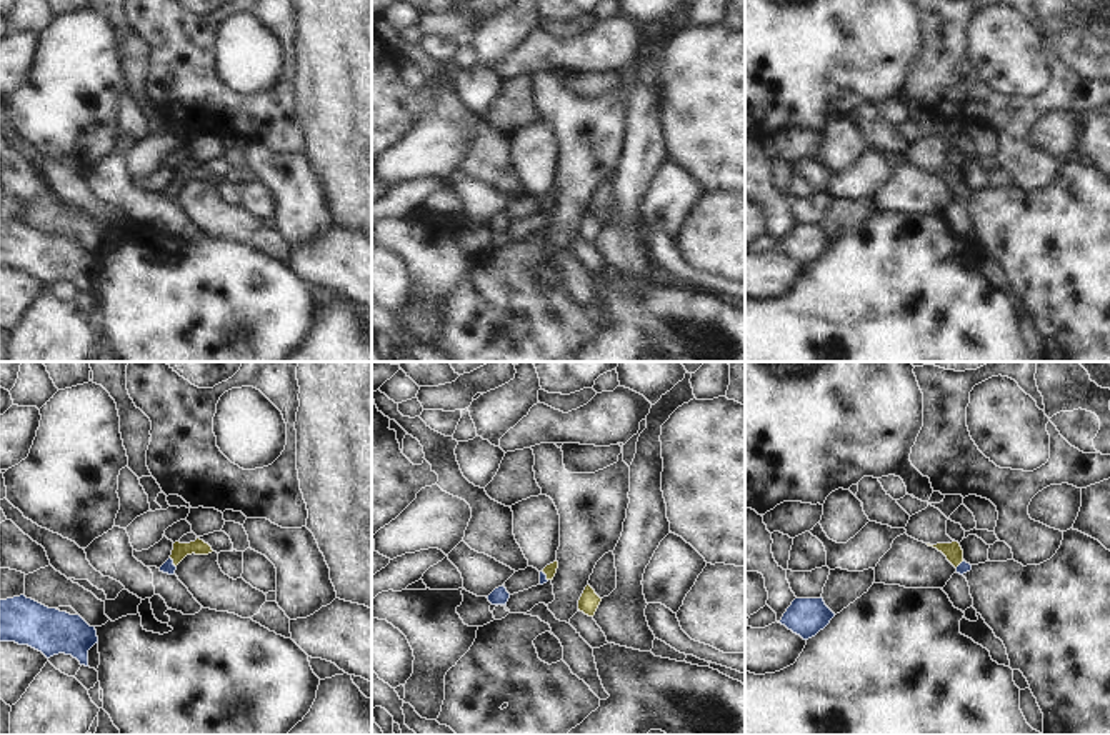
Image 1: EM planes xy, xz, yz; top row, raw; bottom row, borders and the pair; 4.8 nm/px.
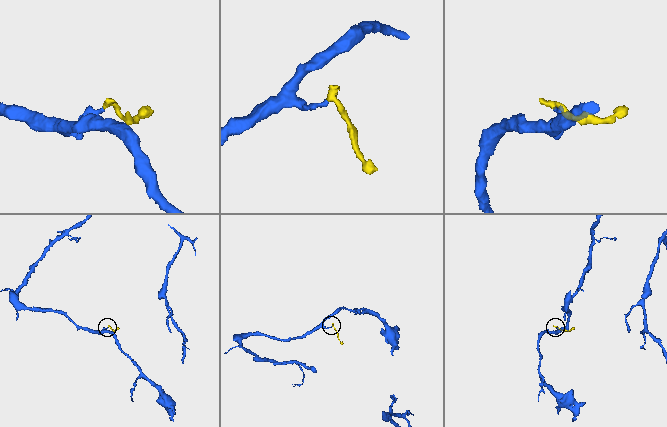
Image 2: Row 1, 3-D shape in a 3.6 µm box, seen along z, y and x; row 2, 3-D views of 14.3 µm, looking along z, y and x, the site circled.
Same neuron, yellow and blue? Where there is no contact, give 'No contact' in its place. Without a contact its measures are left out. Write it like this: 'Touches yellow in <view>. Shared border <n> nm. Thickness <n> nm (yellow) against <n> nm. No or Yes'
Touches yellow in xy. Shared border 60 nm. Thickness 80 nm (yellow) against 60 nm. Yes.

